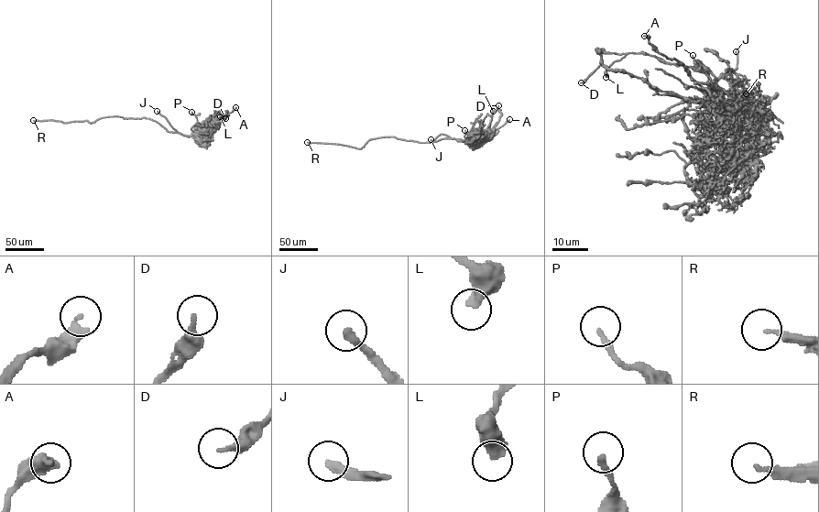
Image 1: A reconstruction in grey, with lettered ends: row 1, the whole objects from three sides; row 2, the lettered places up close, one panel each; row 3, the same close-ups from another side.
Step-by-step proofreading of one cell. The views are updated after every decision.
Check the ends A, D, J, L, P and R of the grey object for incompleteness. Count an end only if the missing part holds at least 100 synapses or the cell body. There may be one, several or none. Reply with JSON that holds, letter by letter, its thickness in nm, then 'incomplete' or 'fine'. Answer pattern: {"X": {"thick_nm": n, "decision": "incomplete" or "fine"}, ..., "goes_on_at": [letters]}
{"A": {"thick_nm": 400, "decision": "fine"}, "D": {"thick_nm": 240, "decision": "fine"}, "J": {"thick_nm": 280, "decision": "incomplete"}, "L": {"thick_nm": 460, "decision": "fine"}, "P": {"thick_nm": 180, "decision": "fine"}, "R": {"thick_nm": 200, "decision": "incomplete"}, "goes_on_at": ["J", "R"]}

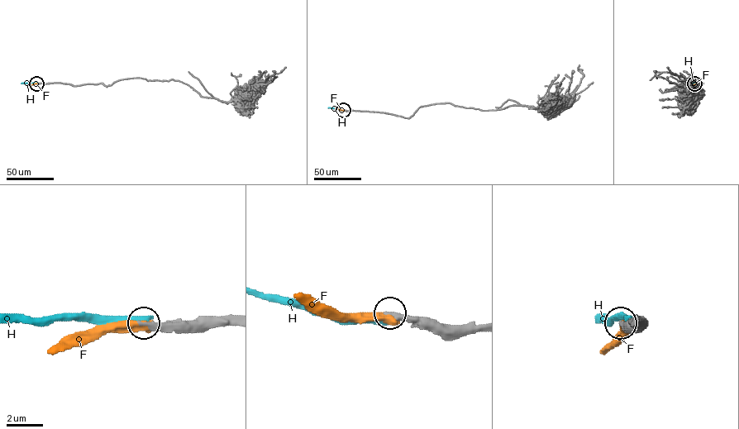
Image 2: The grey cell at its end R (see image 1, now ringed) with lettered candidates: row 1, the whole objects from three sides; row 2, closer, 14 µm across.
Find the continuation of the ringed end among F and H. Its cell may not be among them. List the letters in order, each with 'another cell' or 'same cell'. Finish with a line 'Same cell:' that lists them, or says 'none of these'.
F: same cell
H: another cell
Same cell: F

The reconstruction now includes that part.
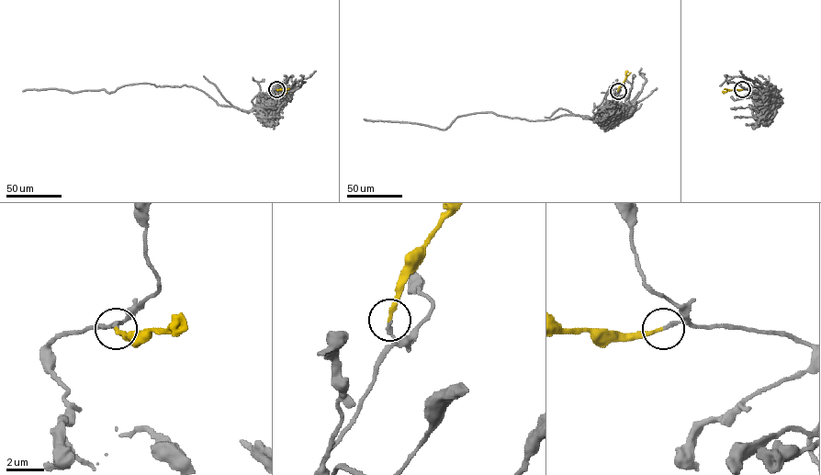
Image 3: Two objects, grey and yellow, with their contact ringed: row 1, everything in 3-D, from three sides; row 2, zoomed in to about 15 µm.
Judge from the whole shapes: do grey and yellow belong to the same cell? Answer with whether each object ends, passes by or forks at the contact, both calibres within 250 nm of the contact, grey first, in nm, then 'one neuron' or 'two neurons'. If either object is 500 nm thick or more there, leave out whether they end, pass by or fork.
grey ends; yellow ends; calibres 190 and 190 nm; one neuron

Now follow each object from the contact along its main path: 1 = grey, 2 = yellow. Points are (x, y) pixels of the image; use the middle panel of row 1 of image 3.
1: (618, 91), (613, 107), (590, 118), (566, 115), (528, 120), (477, 112), (458, 116), (444, 130), (364, 118)
2: (618, 91), (627, 72)

